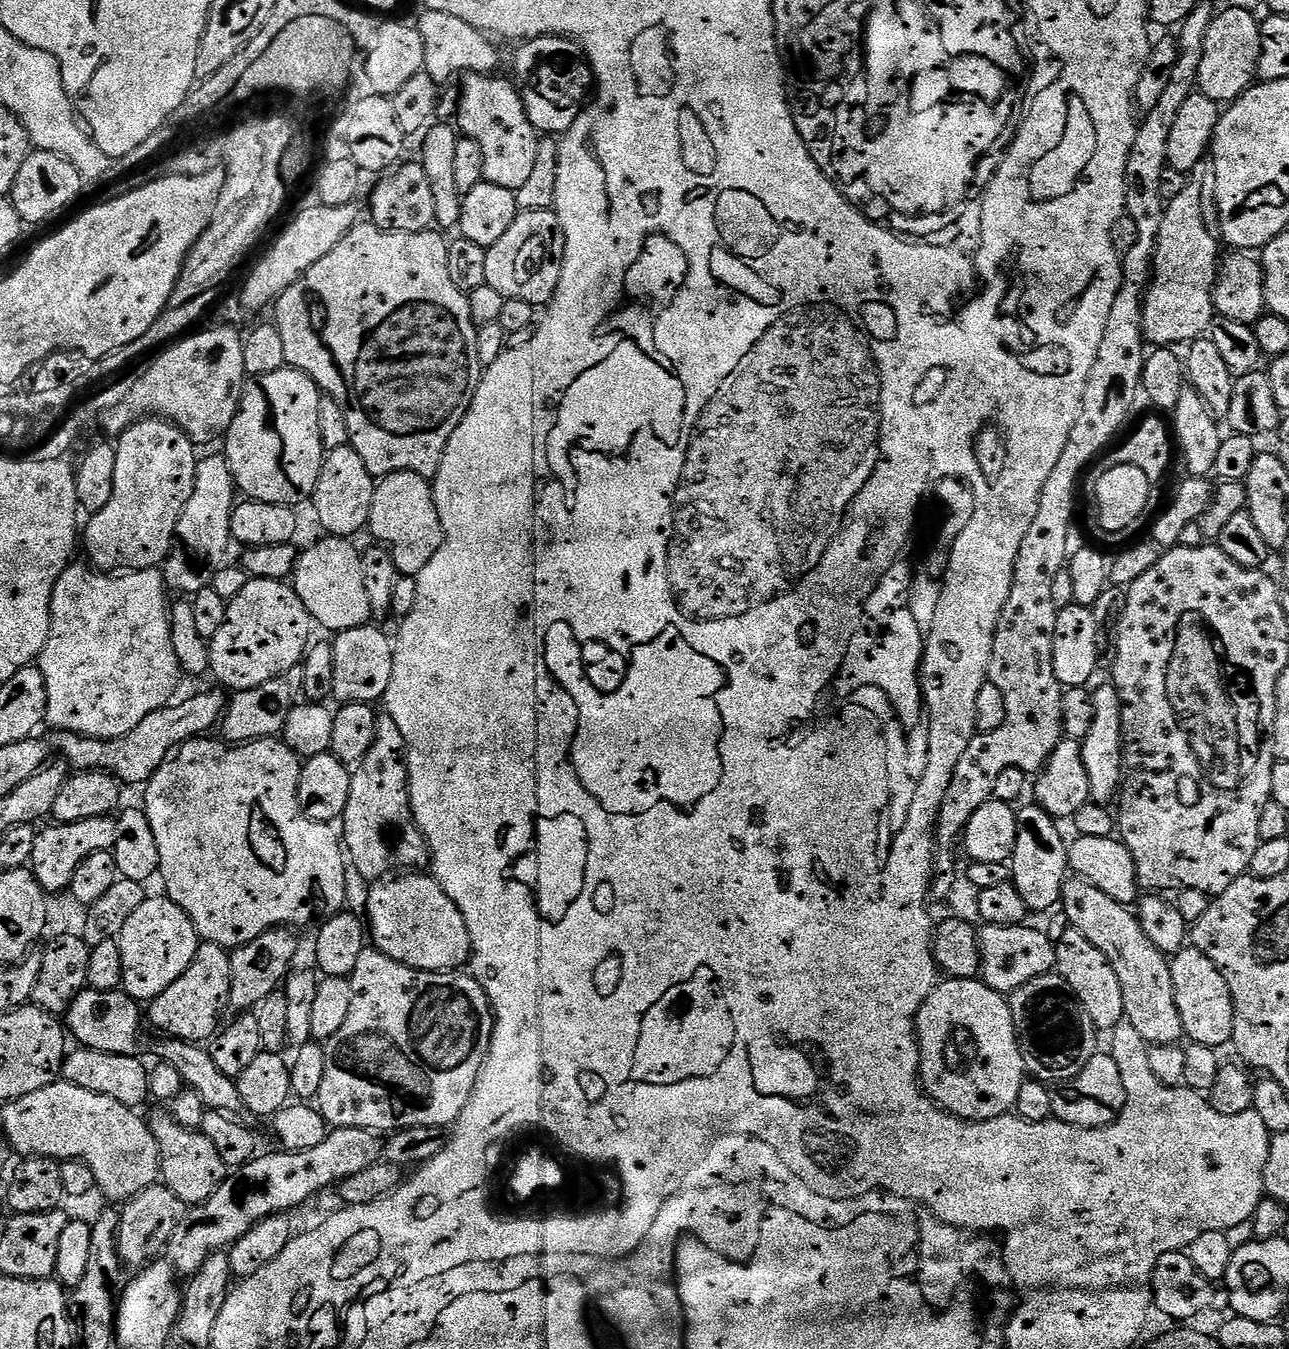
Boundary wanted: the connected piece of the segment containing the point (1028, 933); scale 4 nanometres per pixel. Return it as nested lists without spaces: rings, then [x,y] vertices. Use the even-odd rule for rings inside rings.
[[[984,924],[979,929],[980,971],[985,984],[1001,994],[1016,992],[1026,982],[1039,976],[1047,976],[1056,966],[1056,945],[1053,937],[1029,926],[998,926]]]

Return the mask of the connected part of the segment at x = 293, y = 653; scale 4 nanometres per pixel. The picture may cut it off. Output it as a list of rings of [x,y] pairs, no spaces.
[[[249,579],[242,594],[228,601],[226,622],[222,622],[209,643],[211,675],[216,675],[218,683],[225,684],[220,686],[232,688],[233,693],[262,686],[262,682],[278,678],[303,661],[313,639],[312,628],[312,616],[291,583]]]

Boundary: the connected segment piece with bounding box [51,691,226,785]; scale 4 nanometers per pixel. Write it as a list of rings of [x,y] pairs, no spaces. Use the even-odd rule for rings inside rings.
[[[200,692],[197,696],[177,699],[167,706],[151,712],[130,734],[113,740],[95,740],[73,732],[53,731],[52,744],[63,759],[76,770],[103,770],[111,772],[117,780],[128,784],[143,785],[164,765],[165,760],[188,740],[203,737],[212,727],[221,723],[226,707],[226,696],[220,692]],[[221,692],[221,693],[220,693]],[[177,703],[177,704],[176,704]],[[128,783],[128,784],[127,784]]]

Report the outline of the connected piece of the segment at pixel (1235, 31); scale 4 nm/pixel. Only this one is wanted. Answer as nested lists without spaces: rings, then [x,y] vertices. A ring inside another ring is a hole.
[[[1229,6],[1225,12],[1217,11],[1206,30],[1206,42],[1202,46],[1202,66],[1198,66],[1197,89],[1206,98],[1217,102],[1231,102],[1239,98],[1247,88],[1251,88],[1257,79],[1258,58],[1260,57],[1261,21],[1255,20],[1253,13],[1247,8]]]

